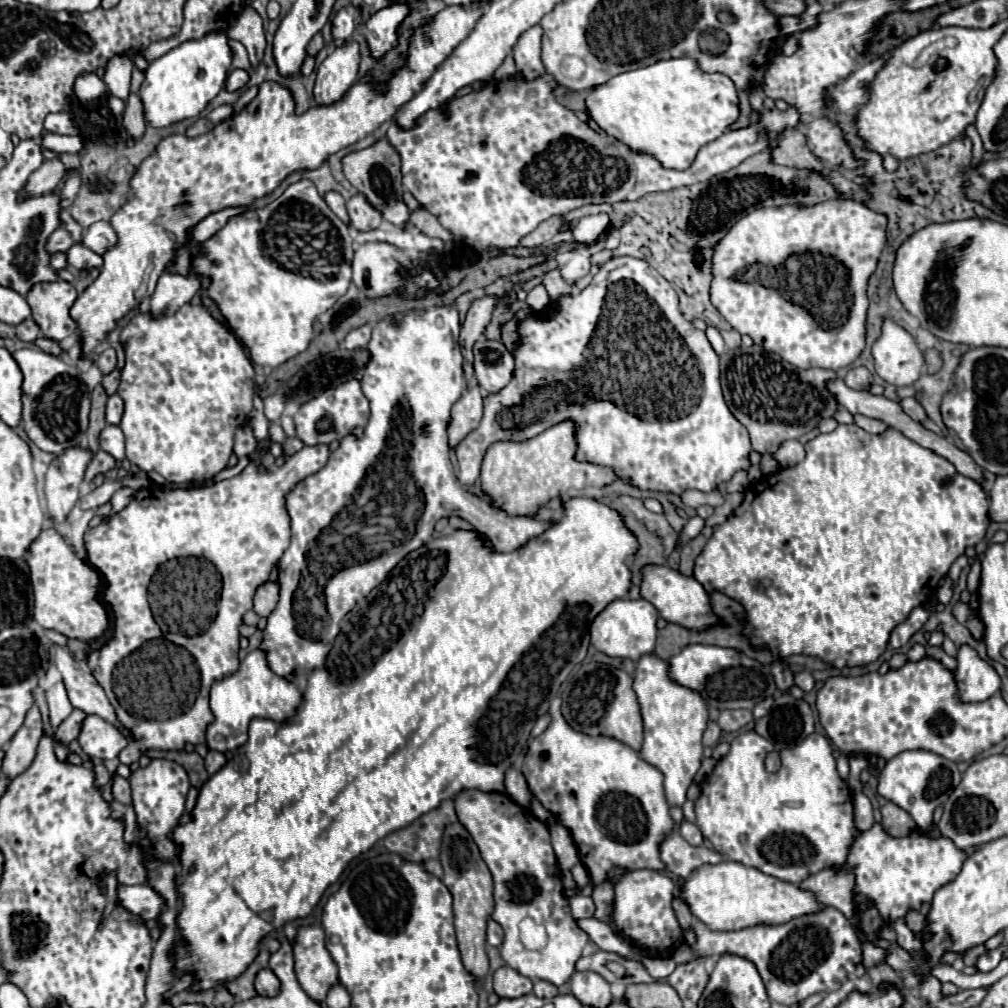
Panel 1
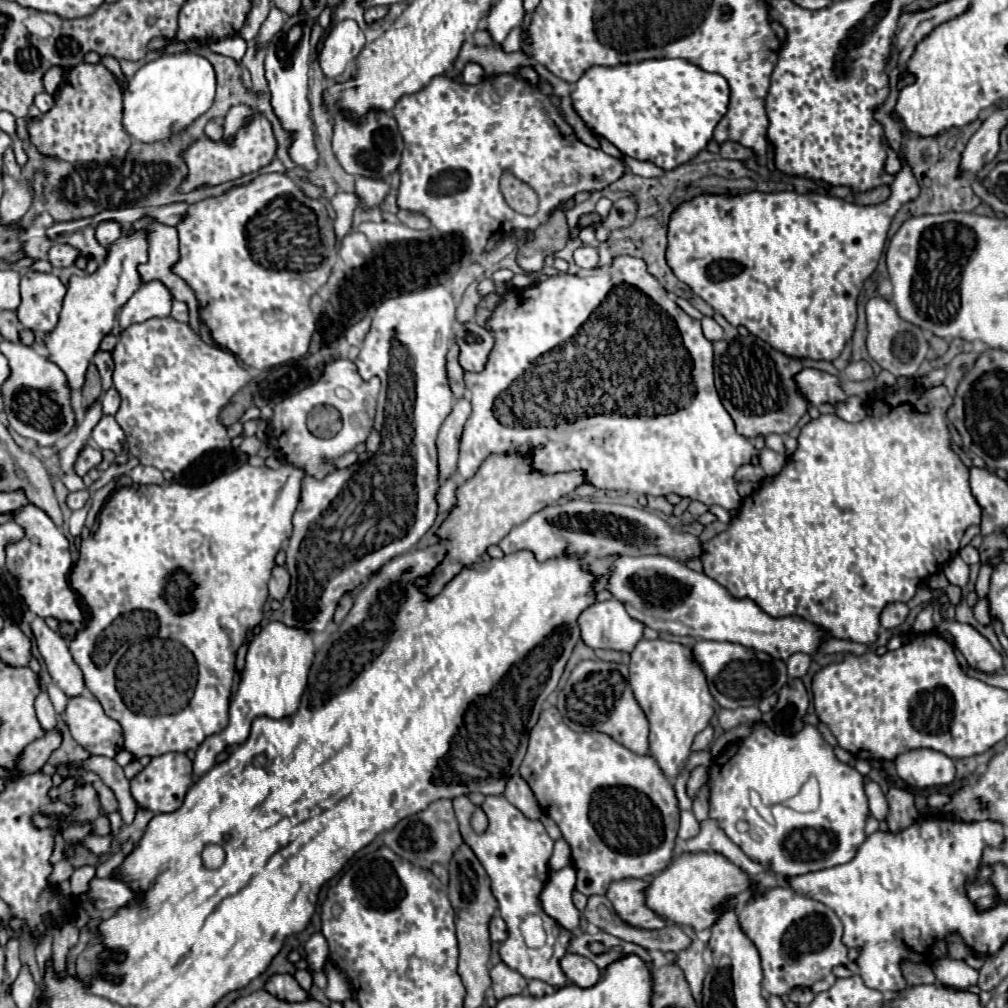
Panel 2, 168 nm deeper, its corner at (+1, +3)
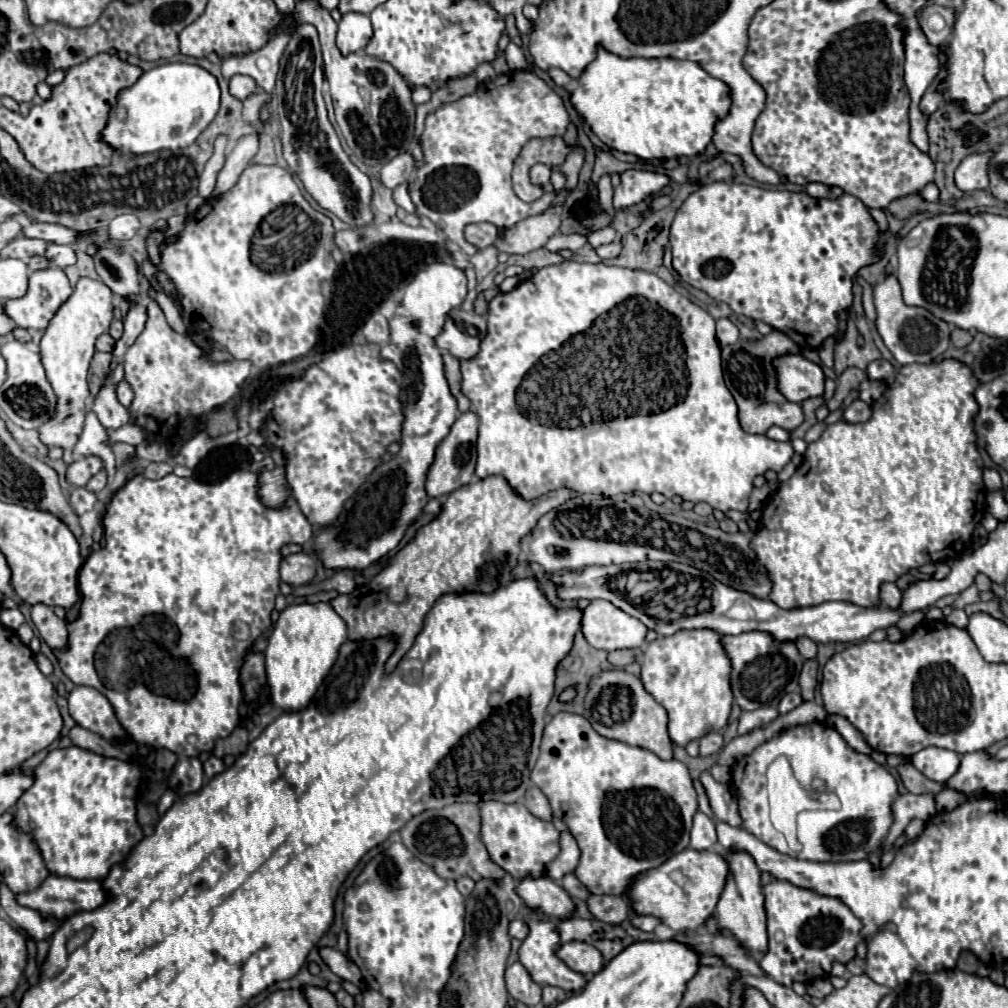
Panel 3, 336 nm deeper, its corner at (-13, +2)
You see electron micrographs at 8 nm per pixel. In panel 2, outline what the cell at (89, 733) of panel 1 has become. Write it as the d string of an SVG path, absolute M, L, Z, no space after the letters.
M91 696L69 698L65 722L71 736L93 756L115 758L123 748L123 728L109 718L103 706Z

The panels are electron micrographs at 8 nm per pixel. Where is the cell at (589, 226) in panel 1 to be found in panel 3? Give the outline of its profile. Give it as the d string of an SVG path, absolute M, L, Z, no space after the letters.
M627 169L621 173L621 185L615 189L613 195L613 209L623 209L629 205L637 205L651 195L659 193L671 179L657 171L643 171L643 169Z

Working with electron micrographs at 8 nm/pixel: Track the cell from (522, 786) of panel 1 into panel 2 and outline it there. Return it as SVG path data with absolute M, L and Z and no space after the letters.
M519 774L509 778L509 784L507 784L503 796L531 820L535 820L543 814L537 800L535 800L535 796L533 796L533 792L531 792L531 788L525 784L525 780L521 780Z

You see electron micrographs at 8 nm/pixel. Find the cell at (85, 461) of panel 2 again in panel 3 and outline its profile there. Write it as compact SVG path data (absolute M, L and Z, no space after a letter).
M83 457L73 461L67 467L67 483L73 487L83 487L99 469L103 467L103 463L99 461L99 457Z

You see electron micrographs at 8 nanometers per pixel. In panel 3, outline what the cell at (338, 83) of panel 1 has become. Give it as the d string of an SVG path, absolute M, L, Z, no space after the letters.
M345 13L341 17L337 31L337 47L341 49L341 53L347 55L363 49L371 37L373 37L373 27L369 15Z

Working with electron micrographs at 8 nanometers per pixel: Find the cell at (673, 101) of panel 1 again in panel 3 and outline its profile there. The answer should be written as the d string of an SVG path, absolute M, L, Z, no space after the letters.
M599 49L595 61L591 61L591 65L587 65L587 69L579 75L577 79L577 89L571 91L571 105L575 107L575 111L583 117L583 121L591 127L591 131L611 149L615 151L623 151L623 153L633 153L641 159L673 159L673 157L689 157L689 155L695 155L695 153L701 153L709 143L711 143L711 137L713 137L713 129L715 129L715 123L719 119L723 119L731 107L731 93L729 93L729 87L711 77L709 73L705 73L695 61L679 61L679 59L623 59L623 57L615 57L613 53L607 53L605 49Z

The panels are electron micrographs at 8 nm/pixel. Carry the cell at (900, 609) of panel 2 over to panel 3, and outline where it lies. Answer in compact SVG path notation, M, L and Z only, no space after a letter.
M895 583L881 585L881 593L879 593L879 597L881 597L881 601L883 601L885 605L889 605L889 607L893 607L893 609L901 603L901 591L897 589Z

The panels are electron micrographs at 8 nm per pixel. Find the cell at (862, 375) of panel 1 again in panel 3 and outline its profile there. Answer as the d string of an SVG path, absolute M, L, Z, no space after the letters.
M877 359L877 361L873 361L867 367L867 375L869 375L869 379L883 379L883 381L887 381L887 379L891 379L895 375L895 367L889 361L885 361L885 359Z

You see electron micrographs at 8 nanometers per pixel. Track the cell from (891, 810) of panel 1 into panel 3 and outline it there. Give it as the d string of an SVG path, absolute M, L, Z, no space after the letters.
M909 761L897 767L903 785L907 787L907 791L919 795L919 793L939 793L943 789L943 783L931 781L927 777L923 777L923 773L919 773Z

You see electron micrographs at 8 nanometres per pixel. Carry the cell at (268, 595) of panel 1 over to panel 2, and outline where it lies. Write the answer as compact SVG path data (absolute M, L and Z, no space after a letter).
M275 566L271 580L269 580L269 598L281 602L283 596L287 594L287 590L289 590L289 574L285 568Z

